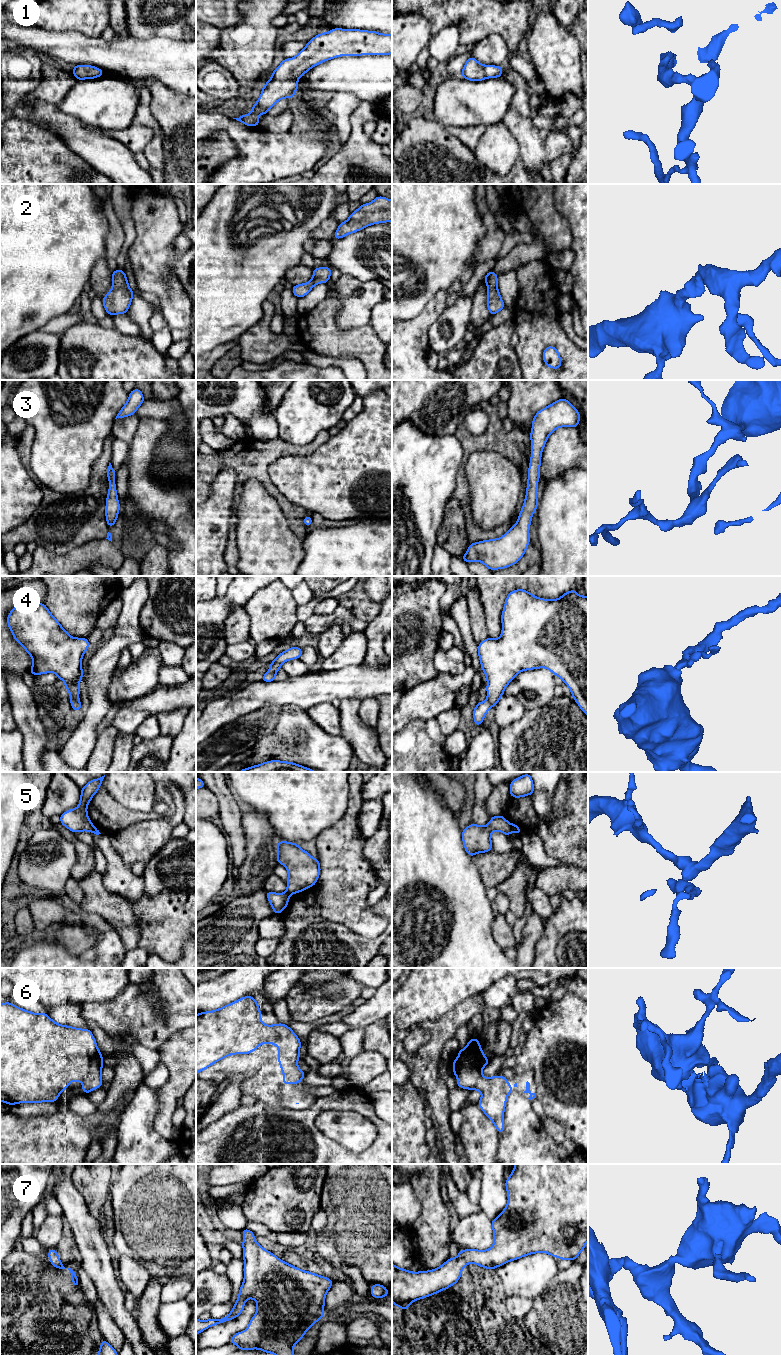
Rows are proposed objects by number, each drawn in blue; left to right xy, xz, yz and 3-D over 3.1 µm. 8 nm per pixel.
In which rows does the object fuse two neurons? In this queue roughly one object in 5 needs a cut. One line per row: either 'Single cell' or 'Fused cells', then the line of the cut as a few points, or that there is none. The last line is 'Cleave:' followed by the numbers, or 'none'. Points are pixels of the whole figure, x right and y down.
1: Single cell. No split
2: Single cell. No split
3: Single cell. No split
4: Single cell. No split
5: Fused cells. Split along yz (511, 824), (513, 831)
6: Single cell. No split
7: Single cell. No split
Cleave: 5

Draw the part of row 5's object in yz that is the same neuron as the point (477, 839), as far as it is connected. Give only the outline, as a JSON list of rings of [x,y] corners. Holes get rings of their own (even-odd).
[[[499,815],[492,816],[486,826],[479,826],[472,823],[462,830],[464,849],[470,857],[473,857],[477,853],[492,850],[491,834],[493,831],[500,831],[508,836],[513,832],[512,824],[503,815]]]

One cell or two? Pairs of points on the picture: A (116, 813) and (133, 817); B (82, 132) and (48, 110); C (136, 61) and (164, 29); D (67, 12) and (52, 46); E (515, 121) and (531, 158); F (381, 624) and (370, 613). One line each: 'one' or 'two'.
A: one
B: one
C: two
D: two
E: one
F: two

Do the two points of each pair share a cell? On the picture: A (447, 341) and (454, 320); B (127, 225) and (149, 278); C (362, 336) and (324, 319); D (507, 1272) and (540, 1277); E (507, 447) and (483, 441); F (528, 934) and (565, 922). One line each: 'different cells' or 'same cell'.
A: same cell
B: different cells
C: same cell
D: same cell
E: same cell
F: different cells

